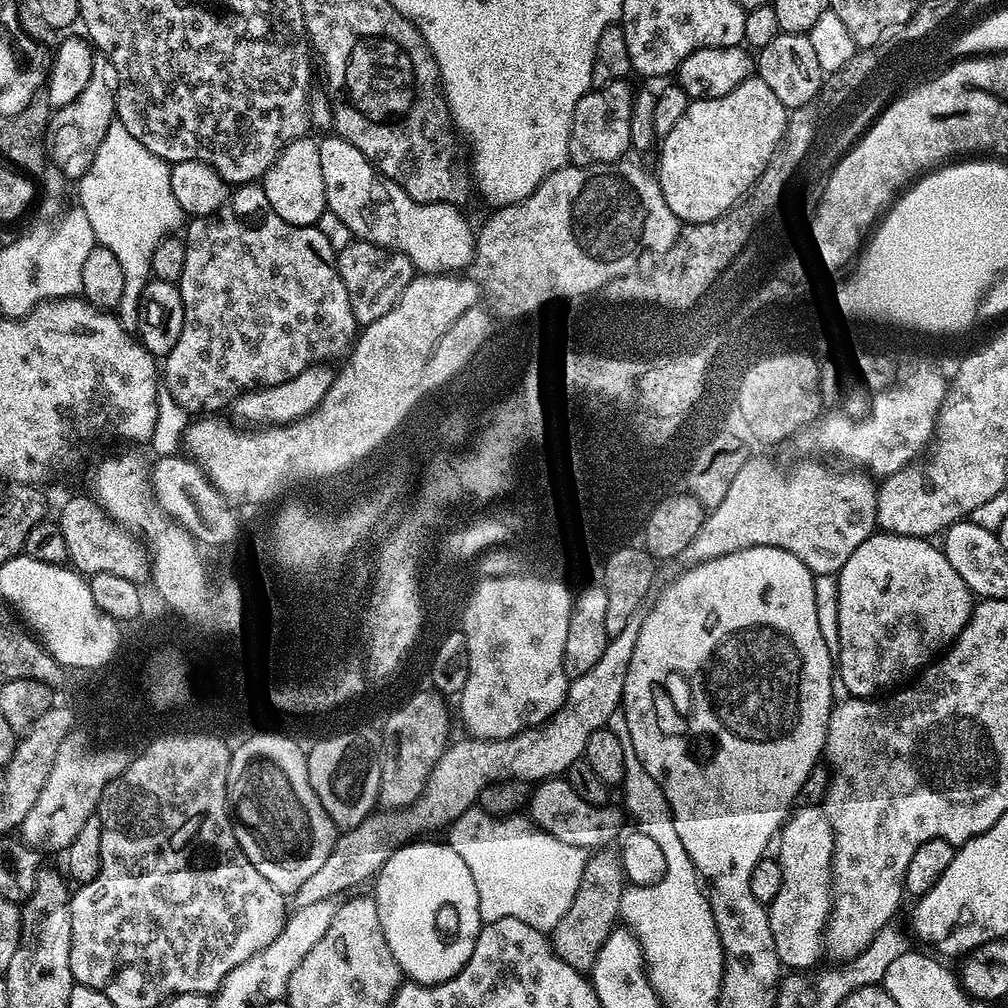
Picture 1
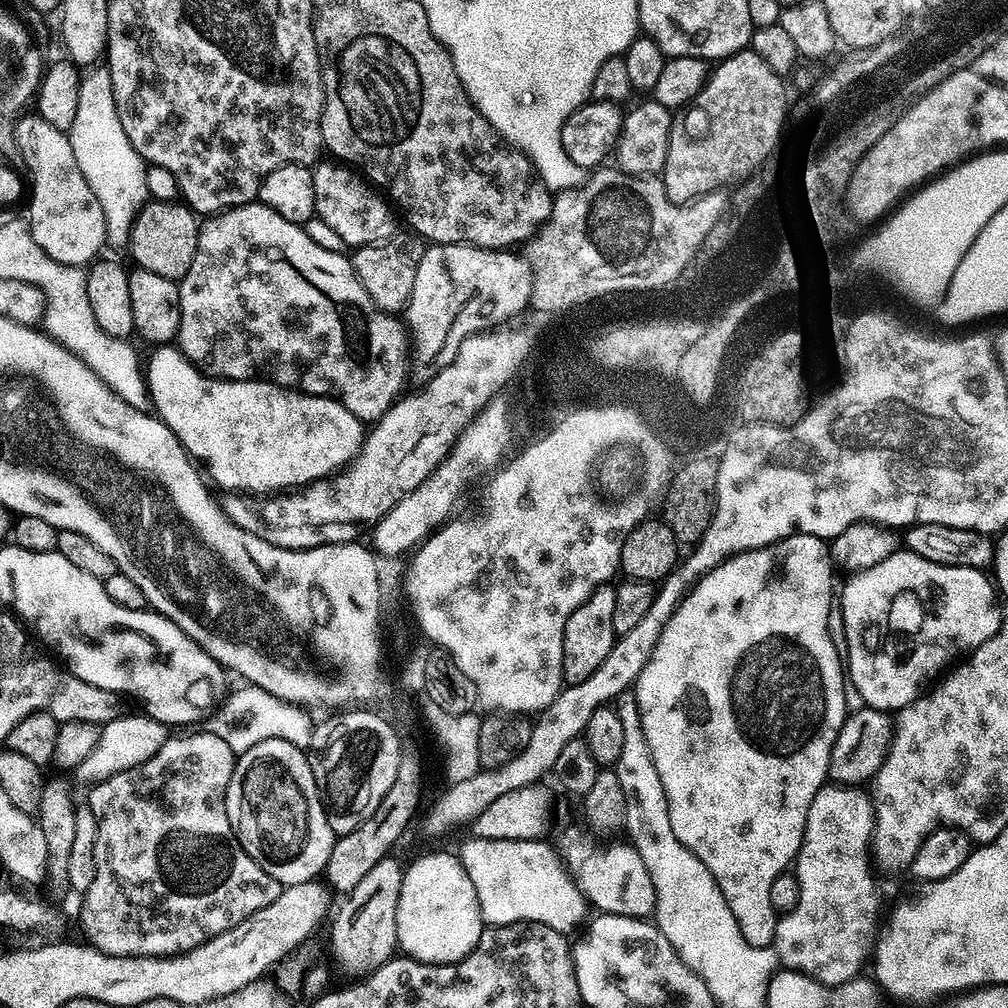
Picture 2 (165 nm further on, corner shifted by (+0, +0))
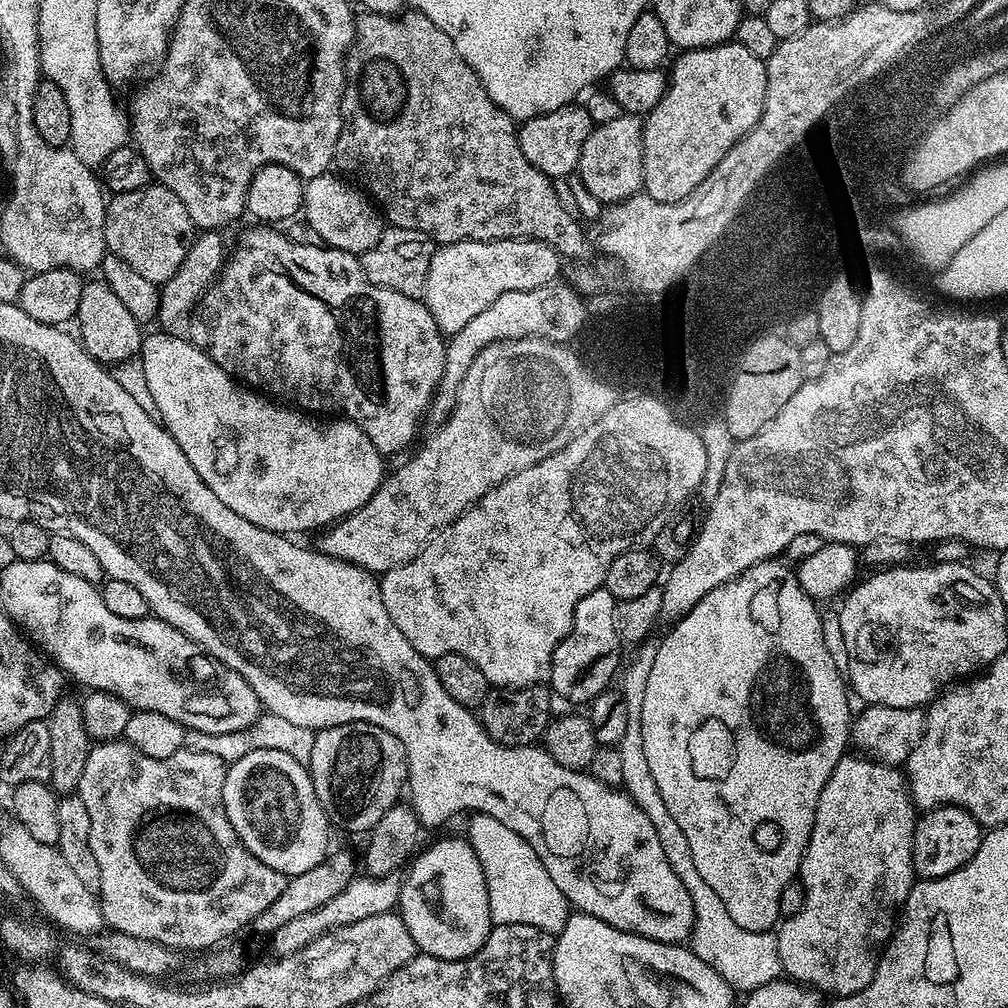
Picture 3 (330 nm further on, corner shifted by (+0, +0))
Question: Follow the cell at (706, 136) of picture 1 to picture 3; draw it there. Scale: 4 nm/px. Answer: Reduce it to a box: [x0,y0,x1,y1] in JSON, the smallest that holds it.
[643,42,766,202]

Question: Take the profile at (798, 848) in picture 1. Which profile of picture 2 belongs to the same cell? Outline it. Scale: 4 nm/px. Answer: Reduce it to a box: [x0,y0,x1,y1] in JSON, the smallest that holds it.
[776,782,882,986]

